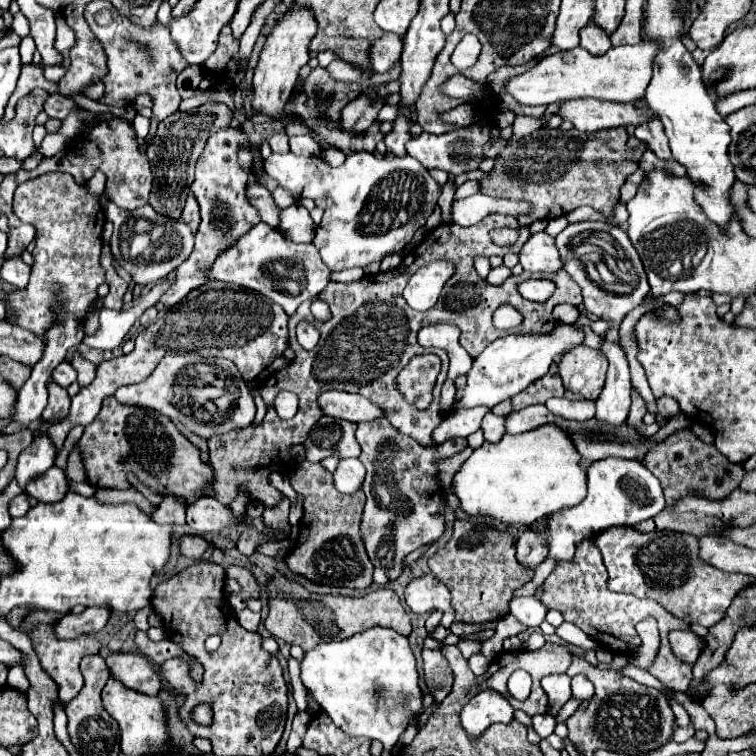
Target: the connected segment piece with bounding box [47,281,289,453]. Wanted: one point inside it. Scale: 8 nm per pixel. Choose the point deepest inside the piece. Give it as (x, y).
(219, 319)

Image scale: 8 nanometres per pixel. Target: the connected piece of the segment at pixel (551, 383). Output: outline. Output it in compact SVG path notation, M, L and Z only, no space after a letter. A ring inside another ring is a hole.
M553 363L549 367L549 373L543 379L537 379L535 383L531 383L511 401L513 401L513 409L519 411L519 409L525 409L525 407L531 407L537 403L545 403L551 397L563 397L563 393L565 393L565 389L563 389L563 383L557 373L557 363Z

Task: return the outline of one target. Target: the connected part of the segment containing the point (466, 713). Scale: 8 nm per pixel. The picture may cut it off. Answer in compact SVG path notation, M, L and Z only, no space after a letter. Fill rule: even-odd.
M493 689L479 691L463 709L461 725L471 741L481 737L481 731L489 729L493 723L509 723L513 719L511 703Z

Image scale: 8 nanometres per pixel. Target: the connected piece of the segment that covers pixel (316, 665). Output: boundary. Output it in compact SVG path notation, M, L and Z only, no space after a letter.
M373 627L349 641L319 643L301 659L301 681L337 727L347 735L377 739L385 749L395 747L423 703L409 641L395 629Z

